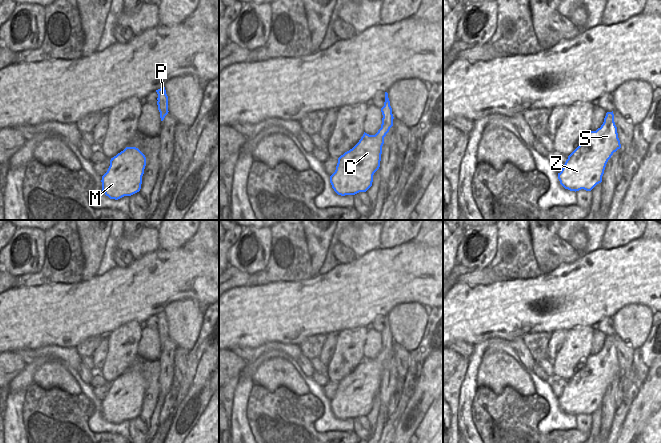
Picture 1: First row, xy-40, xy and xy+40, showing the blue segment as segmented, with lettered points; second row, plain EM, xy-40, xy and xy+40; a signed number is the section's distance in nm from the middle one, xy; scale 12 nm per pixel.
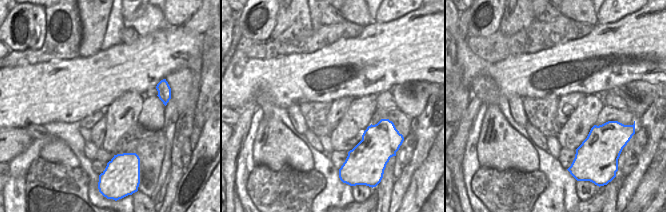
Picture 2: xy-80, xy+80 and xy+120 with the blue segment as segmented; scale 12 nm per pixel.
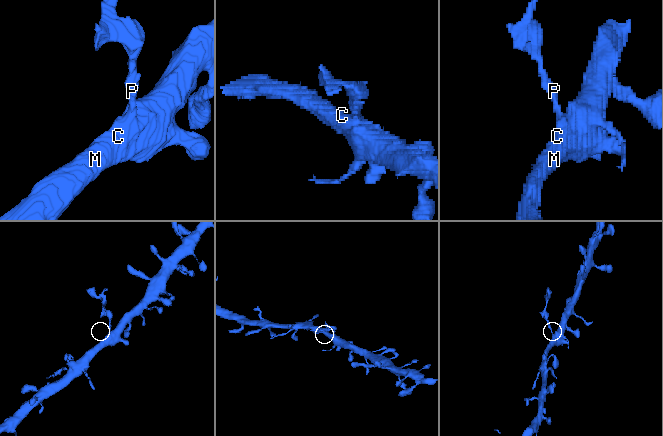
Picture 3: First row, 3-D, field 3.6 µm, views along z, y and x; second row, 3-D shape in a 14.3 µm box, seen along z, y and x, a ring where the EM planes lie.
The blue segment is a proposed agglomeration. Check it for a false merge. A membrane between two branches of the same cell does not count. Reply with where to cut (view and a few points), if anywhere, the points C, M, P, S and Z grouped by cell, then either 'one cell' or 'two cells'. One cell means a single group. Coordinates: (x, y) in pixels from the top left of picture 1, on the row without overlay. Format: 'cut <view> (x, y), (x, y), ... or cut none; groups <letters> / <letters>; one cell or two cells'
cut xy (383, 340), (388, 347), (392, 348); groups C M S Z / P; two cells

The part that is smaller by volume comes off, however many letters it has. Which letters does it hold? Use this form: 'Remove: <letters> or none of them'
Remove: P.

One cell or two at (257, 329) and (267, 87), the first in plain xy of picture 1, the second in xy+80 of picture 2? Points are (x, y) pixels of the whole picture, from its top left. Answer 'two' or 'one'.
one

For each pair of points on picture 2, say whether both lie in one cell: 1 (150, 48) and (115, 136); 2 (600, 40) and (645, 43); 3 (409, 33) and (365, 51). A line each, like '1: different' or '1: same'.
1: different
2: same
3: same

